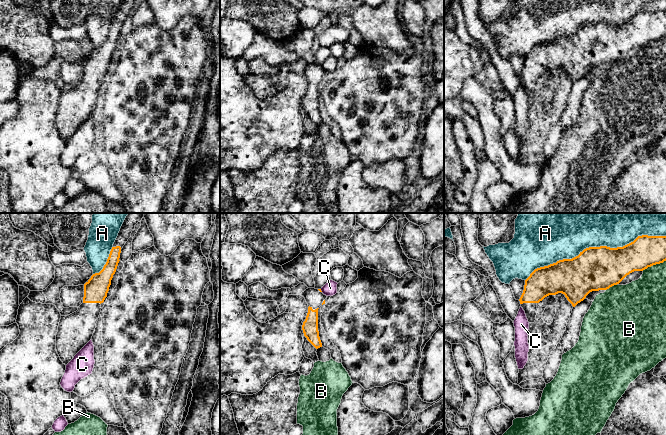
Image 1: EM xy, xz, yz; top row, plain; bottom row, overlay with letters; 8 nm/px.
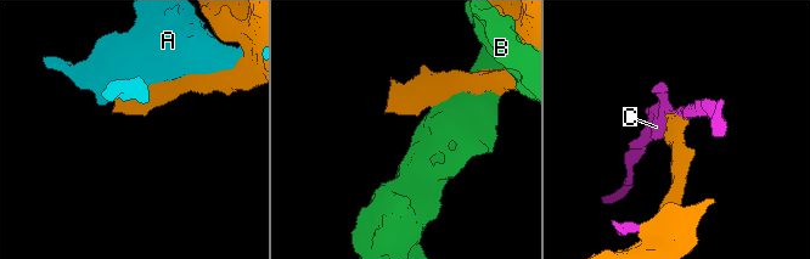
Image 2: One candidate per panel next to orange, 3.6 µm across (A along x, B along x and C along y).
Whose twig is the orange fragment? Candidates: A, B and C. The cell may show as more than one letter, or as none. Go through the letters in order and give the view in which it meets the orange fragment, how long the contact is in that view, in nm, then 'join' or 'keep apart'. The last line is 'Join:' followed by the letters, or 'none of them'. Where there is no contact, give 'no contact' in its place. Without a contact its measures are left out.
A: yz | 1200 nm | keep apart
B: yz | 110 nm | keep apart
C: xz | 30 nm | keep apart
Join: none of them

